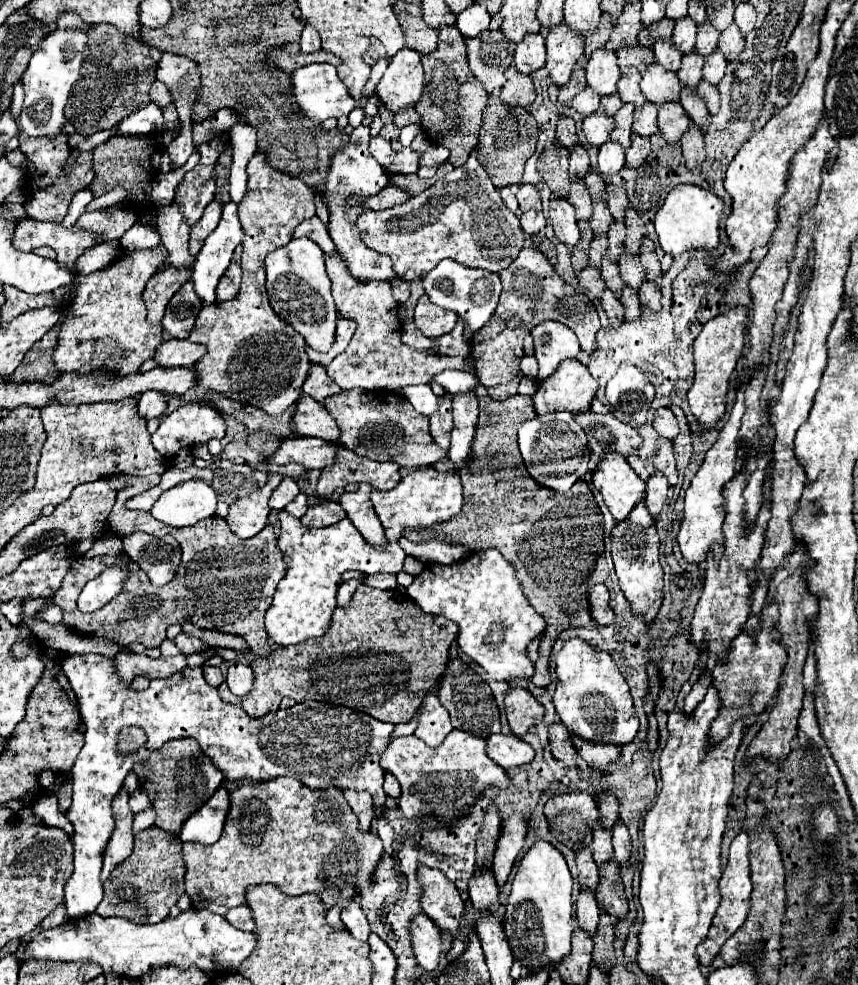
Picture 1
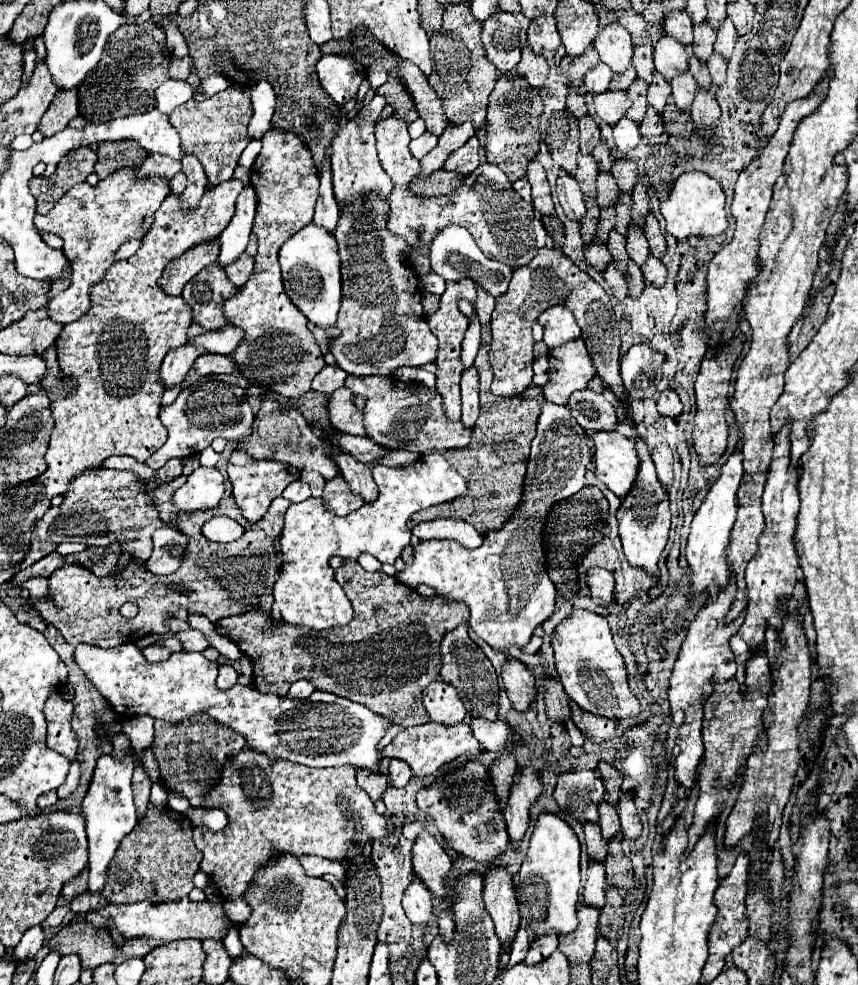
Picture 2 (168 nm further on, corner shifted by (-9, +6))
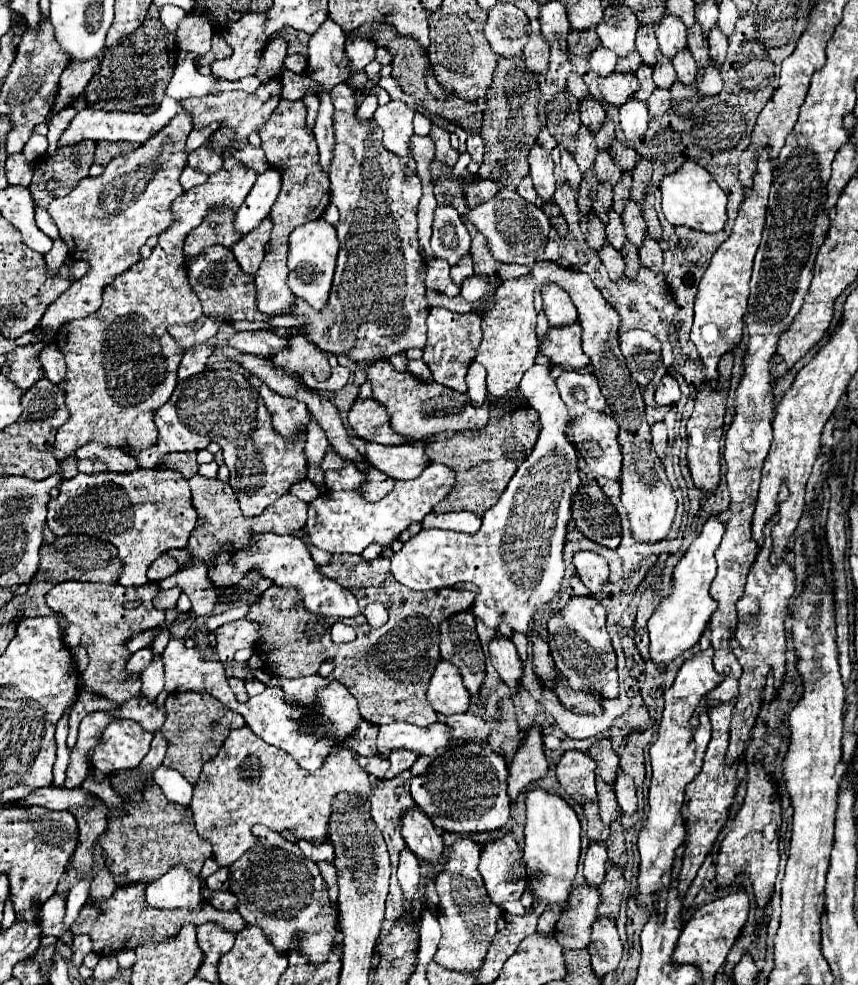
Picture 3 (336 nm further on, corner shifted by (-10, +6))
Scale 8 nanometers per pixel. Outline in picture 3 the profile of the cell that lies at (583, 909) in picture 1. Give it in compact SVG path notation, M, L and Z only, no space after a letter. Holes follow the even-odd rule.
M591 843L585 855L585 881L589 885L599 885L605 879L607 849L605 843Z

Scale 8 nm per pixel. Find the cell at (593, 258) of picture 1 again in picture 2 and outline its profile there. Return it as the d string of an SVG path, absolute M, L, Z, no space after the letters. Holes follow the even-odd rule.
M602 209L600 213L600 225L598 225L598 239L606 243L608 233L614 229L614 209Z

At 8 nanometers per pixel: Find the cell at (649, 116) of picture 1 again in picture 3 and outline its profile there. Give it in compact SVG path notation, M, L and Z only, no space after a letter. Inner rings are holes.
M659 51L659 59L657 59L657 63L655 63L655 73L653 73L655 85L657 85L659 89L669 89L675 79L677 79L677 75L675 75L675 69L673 69L671 59L667 59L667 57Z

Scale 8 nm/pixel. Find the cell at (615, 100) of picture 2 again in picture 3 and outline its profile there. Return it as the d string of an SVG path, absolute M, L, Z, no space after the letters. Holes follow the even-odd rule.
M613 71L613 75L601 77L599 79L599 87L601 87L601 99L607 101L609 105L621 107L623 103L627 103L627 99L631 99L635 95L635 91L639 89L639 81L635 79L635 73L617 73Z

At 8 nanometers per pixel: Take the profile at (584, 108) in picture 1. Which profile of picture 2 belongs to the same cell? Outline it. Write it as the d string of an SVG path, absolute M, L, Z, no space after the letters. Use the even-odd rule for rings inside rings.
M598 63L596 69L592 69L590 73L586 73L584 77L584 87L594 93L594 95L600 95L602 91L608 91L610 89L610 81L612 81L612 71L604 65L604 63Z

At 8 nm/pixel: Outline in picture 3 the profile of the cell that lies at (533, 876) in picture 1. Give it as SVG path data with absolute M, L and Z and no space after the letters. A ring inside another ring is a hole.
M531 789L525 799L525 865L527 865L527 877L531 881L533 897L545 899L547 905L565 905L573 887L573 879L577 873L577 861L579 861L579 819L573 807L555 793L549 793L545 789Z

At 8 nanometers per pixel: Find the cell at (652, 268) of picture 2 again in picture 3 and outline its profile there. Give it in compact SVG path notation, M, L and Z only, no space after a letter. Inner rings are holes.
M645 235L643 243L639 247L639 255L641 255L641 265L645 265L649 269L655 269L655 271L661 271L661 267L663 267L663 251L661 251L659 243L653 237Z

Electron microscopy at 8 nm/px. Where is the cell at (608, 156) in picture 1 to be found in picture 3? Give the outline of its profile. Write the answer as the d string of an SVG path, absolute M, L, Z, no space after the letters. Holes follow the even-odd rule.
M629 99L619 111L621 129L629 141L633 141L635 137L639 137L647 131L647 119L649 119L647 105L637 99Z

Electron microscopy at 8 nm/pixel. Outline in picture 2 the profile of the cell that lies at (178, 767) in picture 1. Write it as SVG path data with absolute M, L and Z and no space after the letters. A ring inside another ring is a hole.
M208 715L190 717L184 723L154 721L152 753L160 767L160 783L166 791L184 795L192 807L204 803L208 791L220 783L226 761L238 755L244 747L246 743L242 735L236 735L228 727L218 727L218 723L208 719Z

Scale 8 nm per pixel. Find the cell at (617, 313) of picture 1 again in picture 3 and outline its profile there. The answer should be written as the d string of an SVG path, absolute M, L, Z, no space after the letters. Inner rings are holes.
M605 241L603 249L599 251L599 259L603 261L603 265L605 265L605 269L607 269L607 273L609 273L609 277L611 277L613 281L619 281L619 279L623 277L625 261L623 261L621 253L619 253L609 241Z

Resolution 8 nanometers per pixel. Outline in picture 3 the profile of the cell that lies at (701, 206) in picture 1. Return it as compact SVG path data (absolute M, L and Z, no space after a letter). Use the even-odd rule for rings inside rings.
M685 161L675 173L665 175L661 181L661 193L663 193L663 215L671 225L685 225L705 233L717 233L723 229L727 221L725 213L727 195L717 185L713 175L699 163Z

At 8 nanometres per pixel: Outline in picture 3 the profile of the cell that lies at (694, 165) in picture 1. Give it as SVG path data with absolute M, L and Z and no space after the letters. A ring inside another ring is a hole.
M709 61L707 65L697 69L697 87L699 91L703 91L705 95L715 95L723 89L723 79L719 75L719 69L713 61Z

